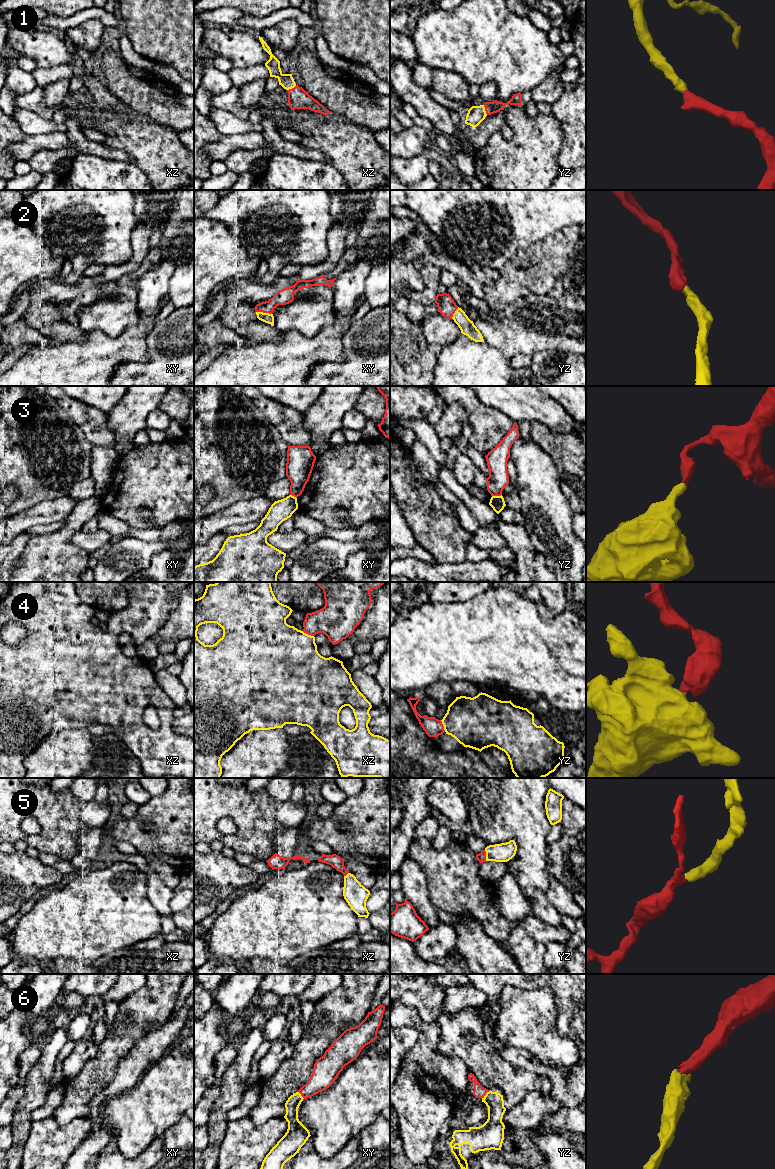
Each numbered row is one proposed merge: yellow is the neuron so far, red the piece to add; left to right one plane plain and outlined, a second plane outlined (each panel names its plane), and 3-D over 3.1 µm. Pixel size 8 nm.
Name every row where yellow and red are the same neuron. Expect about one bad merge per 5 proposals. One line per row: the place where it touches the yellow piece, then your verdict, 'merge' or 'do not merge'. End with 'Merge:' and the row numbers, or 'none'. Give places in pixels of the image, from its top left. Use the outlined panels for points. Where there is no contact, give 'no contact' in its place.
1: meets yellow in yz at (484, 109); merge
2: meets yellow in xy at (264, 313); merge
3: meets yellow in yz at (496, 496); do not merge
4: meets yellow in xz at (307, 634); merge
5: meets yellow in yz at (486, 855); merge
6: meets yellow in yz at (486, 1094); merge
Merge: 1, 2, 4, 5, 6

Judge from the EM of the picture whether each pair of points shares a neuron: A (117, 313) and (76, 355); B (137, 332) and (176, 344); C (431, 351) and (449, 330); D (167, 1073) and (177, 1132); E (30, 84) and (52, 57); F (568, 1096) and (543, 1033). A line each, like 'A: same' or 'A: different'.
A: different
B: different
C: different
D: different
E: different
F: different

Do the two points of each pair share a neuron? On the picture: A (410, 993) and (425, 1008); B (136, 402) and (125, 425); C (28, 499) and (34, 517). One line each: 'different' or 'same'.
A: same
B: same
C: different

